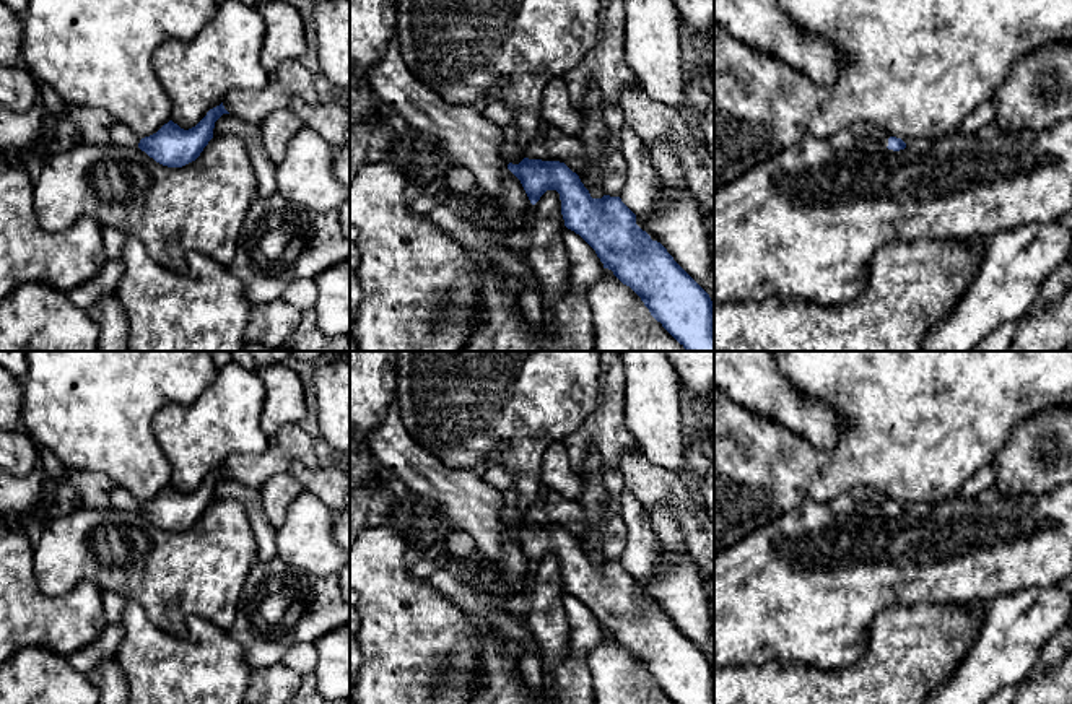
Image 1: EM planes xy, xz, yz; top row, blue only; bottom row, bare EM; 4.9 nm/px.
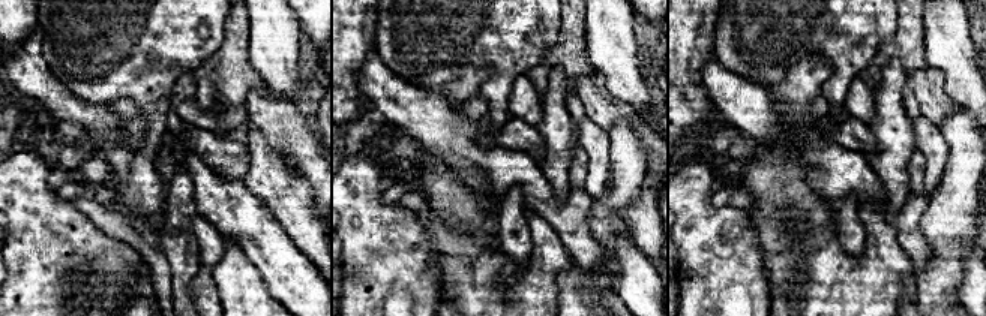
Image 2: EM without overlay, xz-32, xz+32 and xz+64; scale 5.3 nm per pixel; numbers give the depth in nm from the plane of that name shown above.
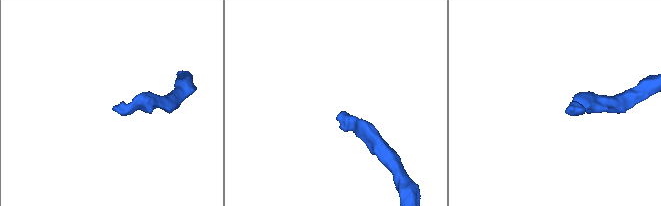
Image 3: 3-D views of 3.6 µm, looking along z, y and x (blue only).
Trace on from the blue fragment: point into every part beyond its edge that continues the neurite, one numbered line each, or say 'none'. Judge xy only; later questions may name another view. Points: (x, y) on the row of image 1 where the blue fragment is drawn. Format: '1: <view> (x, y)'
1: xy (119, 134)

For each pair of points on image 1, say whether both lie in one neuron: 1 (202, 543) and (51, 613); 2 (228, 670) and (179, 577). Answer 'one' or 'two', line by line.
1: two
2: two

